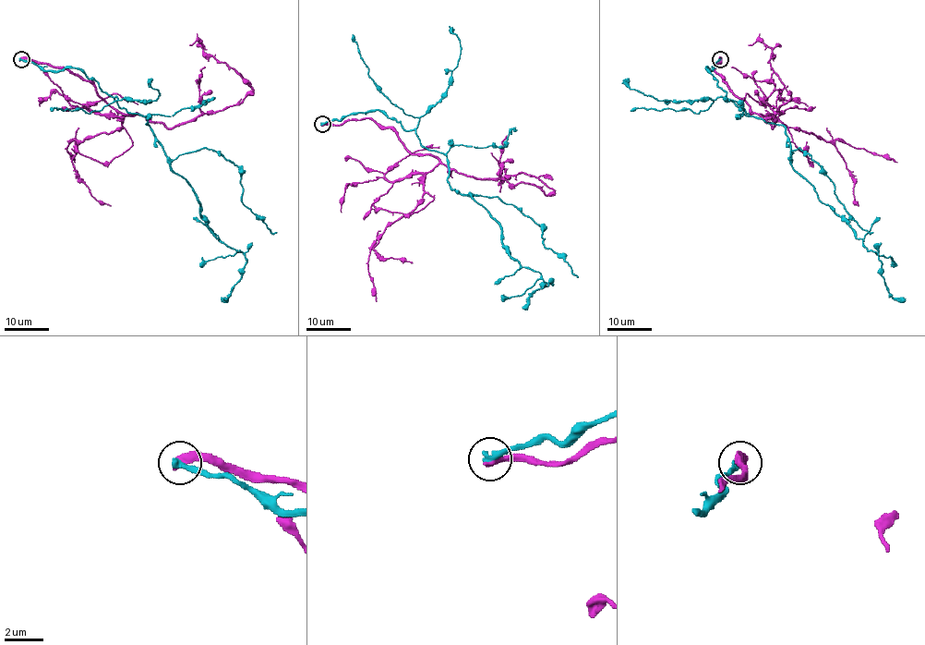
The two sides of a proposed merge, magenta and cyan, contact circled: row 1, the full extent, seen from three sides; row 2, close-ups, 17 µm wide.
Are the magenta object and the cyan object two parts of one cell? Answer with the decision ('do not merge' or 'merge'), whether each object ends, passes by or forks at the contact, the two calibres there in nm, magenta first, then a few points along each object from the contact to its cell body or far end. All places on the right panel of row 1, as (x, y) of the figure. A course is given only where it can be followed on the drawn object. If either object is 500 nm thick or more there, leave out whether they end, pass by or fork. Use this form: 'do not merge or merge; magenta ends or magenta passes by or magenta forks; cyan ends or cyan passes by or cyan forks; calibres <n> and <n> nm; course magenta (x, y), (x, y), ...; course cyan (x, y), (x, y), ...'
do not merge; magenta ends; cyan ends; calibres 380 and 360 nm; course magenta (720, 59), (714, 69), (750, 114), (773, 128), (790, 94), (769, 63), (771, 49), (756, 41), (748, 45); course cyan (720, 59), (705, 68), (726, 96), (751, 116), (784, 127), (791, 166), (875, 251), (889, 293), (904, 301)

